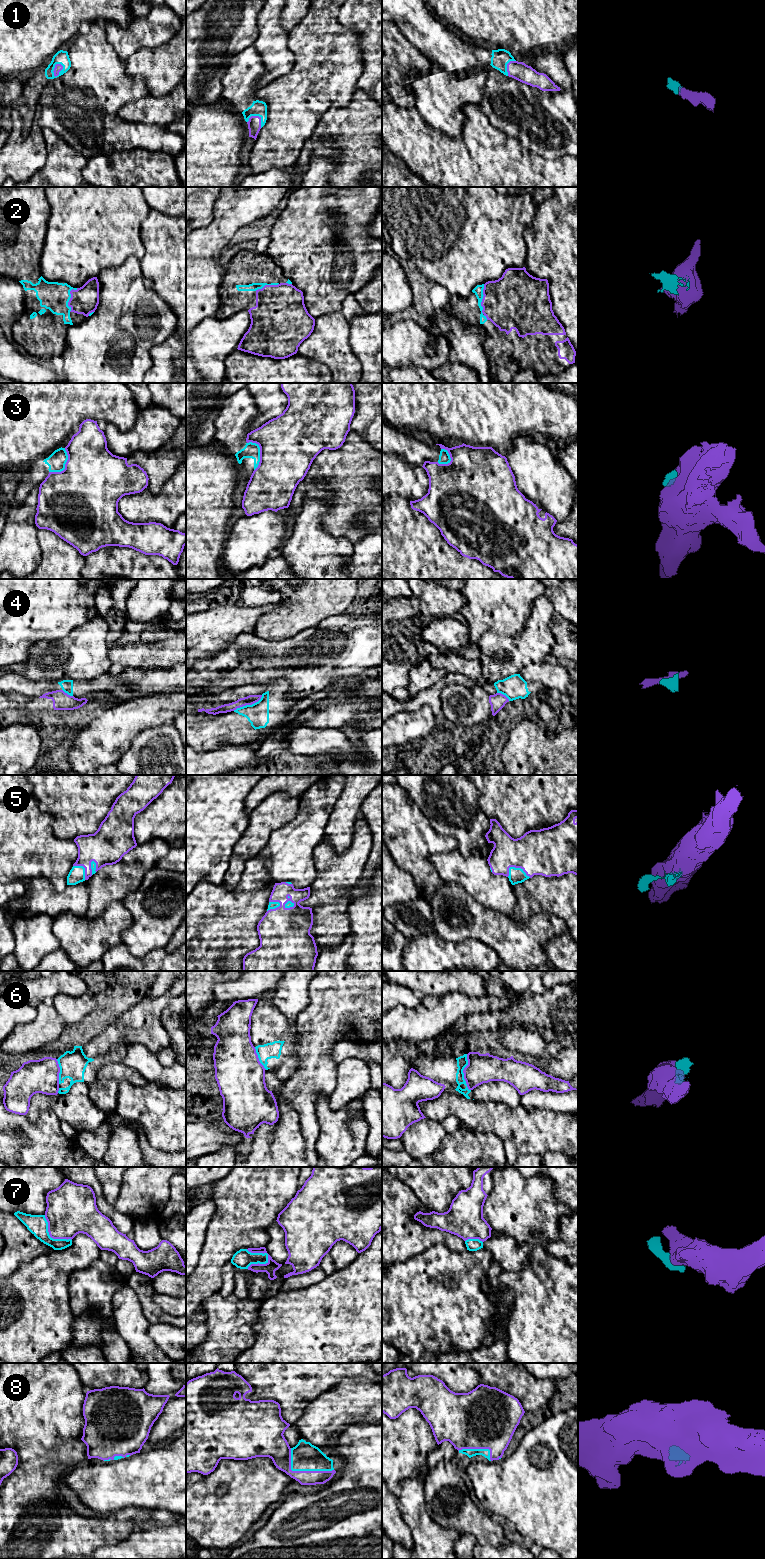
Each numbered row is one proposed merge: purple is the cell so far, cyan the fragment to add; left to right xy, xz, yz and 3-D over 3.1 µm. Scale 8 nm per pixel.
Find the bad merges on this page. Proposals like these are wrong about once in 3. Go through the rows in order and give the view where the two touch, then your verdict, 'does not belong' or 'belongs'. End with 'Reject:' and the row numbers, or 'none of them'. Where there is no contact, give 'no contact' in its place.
1: meets purple in xy; belongs
2: meets purple in xy; belongs
3: meets purple in xz; does not belong
4: meets purple in xz; does not belong
5: meets purple in yz; belongs
6: meets purple in yz; does not belong
7: meets purple in xz; does not belong
8: meets purple in xz; belongs
Reject: 3, 4, 6, 7

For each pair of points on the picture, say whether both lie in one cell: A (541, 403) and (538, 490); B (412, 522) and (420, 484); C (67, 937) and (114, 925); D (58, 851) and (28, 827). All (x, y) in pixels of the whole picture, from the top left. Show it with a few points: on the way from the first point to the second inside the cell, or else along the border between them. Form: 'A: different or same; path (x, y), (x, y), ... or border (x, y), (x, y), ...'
A: different; border (532, 436), (518, 436), (511, 443)
B: different; border (392, 495), (404, 497), (409, 501)
C: same; path (79, 937), (93, 937), (102, 932)
D: same; path (51, 850), (35, 834)

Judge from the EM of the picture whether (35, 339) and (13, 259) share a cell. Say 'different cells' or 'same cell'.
same cell

